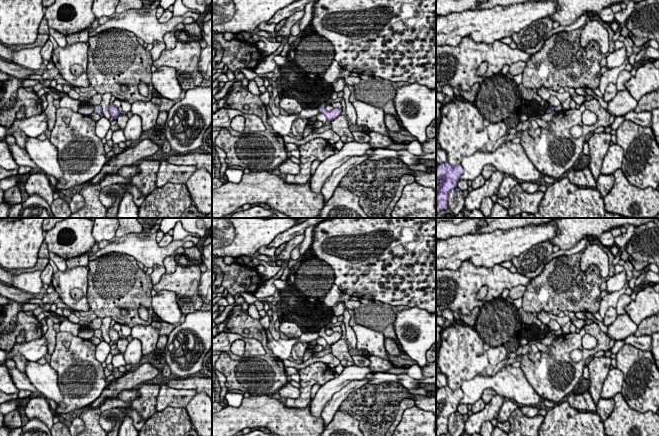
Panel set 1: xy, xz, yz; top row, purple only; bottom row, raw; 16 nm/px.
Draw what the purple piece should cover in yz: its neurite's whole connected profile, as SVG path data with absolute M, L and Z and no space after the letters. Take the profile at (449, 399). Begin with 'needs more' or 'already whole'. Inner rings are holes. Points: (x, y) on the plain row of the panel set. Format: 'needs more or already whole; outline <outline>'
already whole; outline M448 386L438 388L436 392L436 436L446 434L449 416L457 411L462 390L452 390Z

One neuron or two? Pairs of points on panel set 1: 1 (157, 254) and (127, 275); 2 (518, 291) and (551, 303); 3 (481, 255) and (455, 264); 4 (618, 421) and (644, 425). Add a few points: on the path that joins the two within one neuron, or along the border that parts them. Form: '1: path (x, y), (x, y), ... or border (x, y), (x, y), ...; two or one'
1: border (115, 253), (126, 253), (137, 262); two
2: border (526, 286), (522, 297); two
3: path (475, 255), (464, 255), (461, 258); one
4: path (624, 423), (638, 425); one

